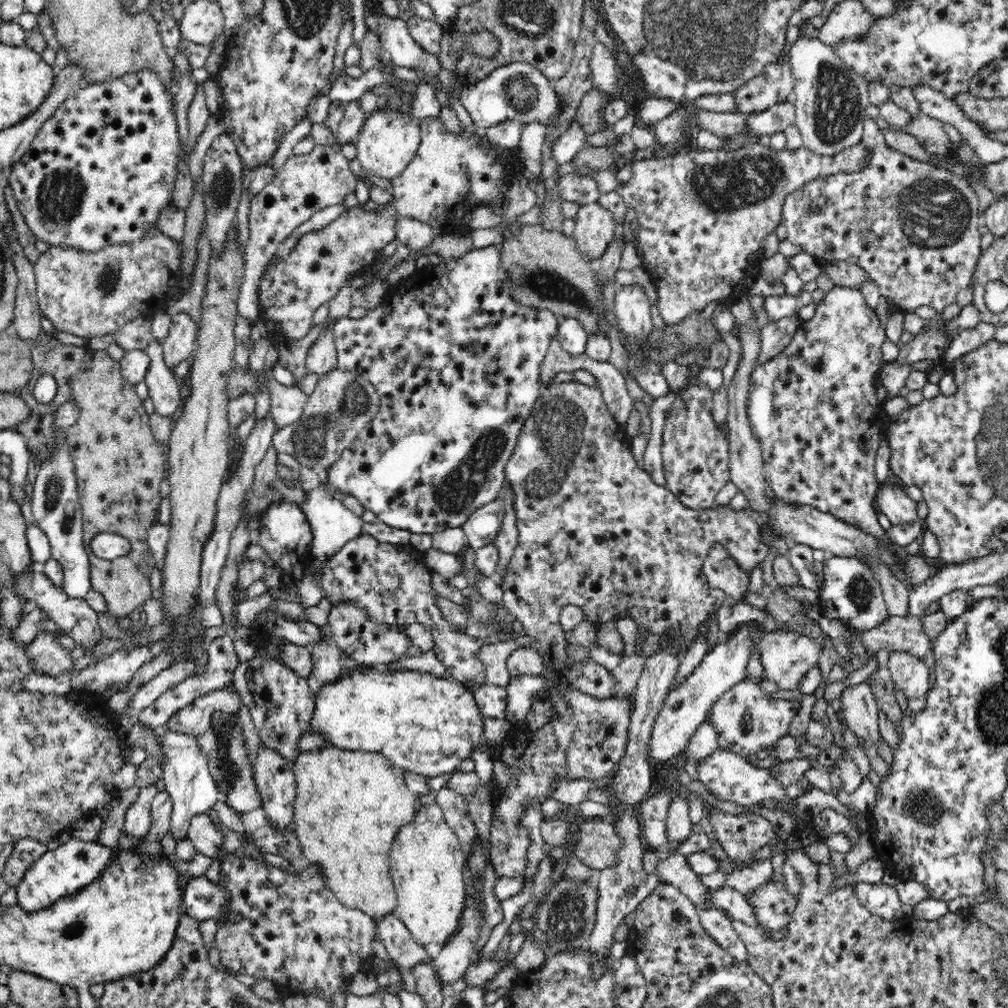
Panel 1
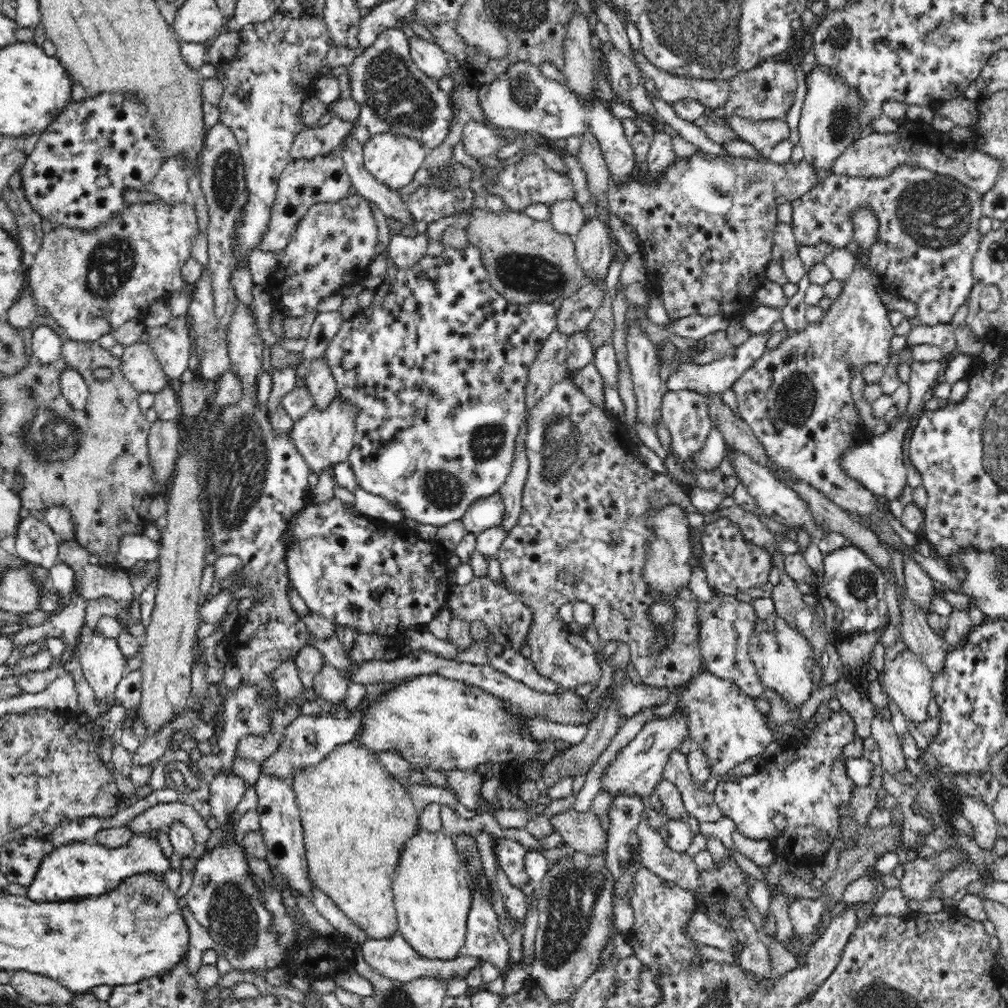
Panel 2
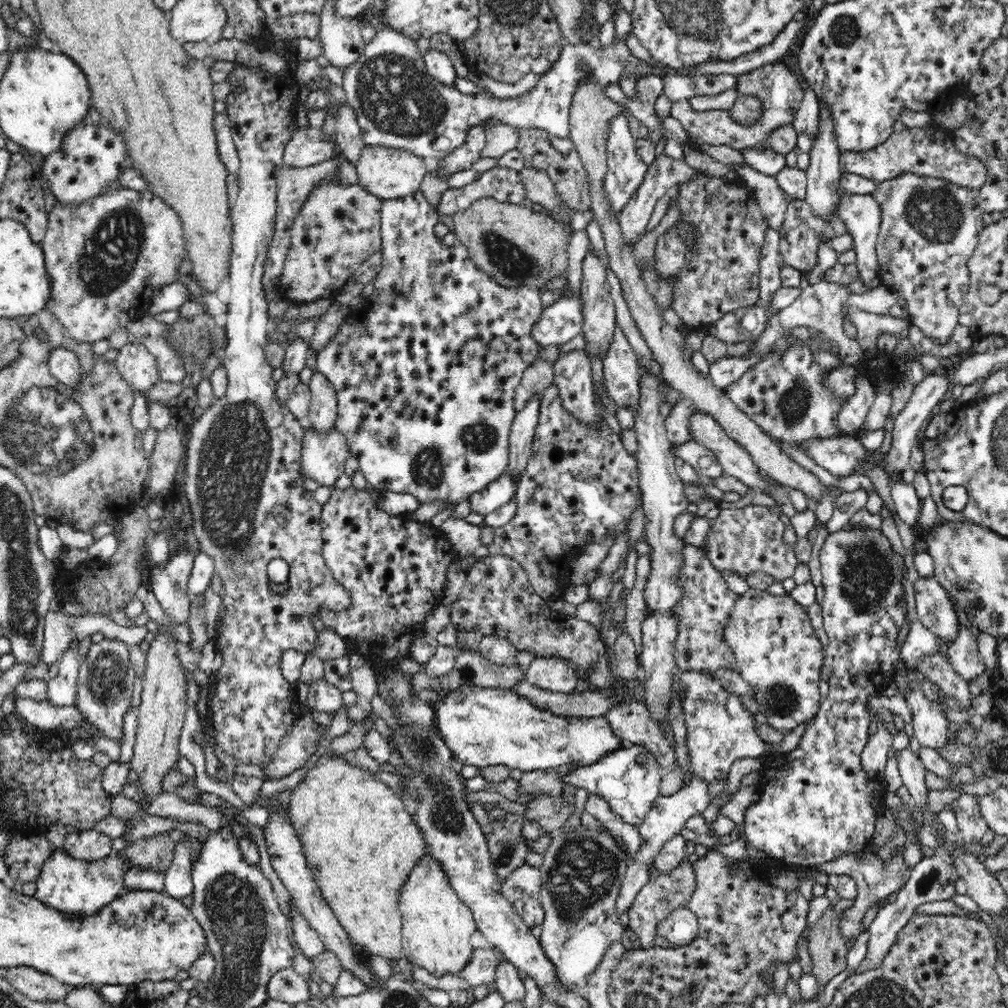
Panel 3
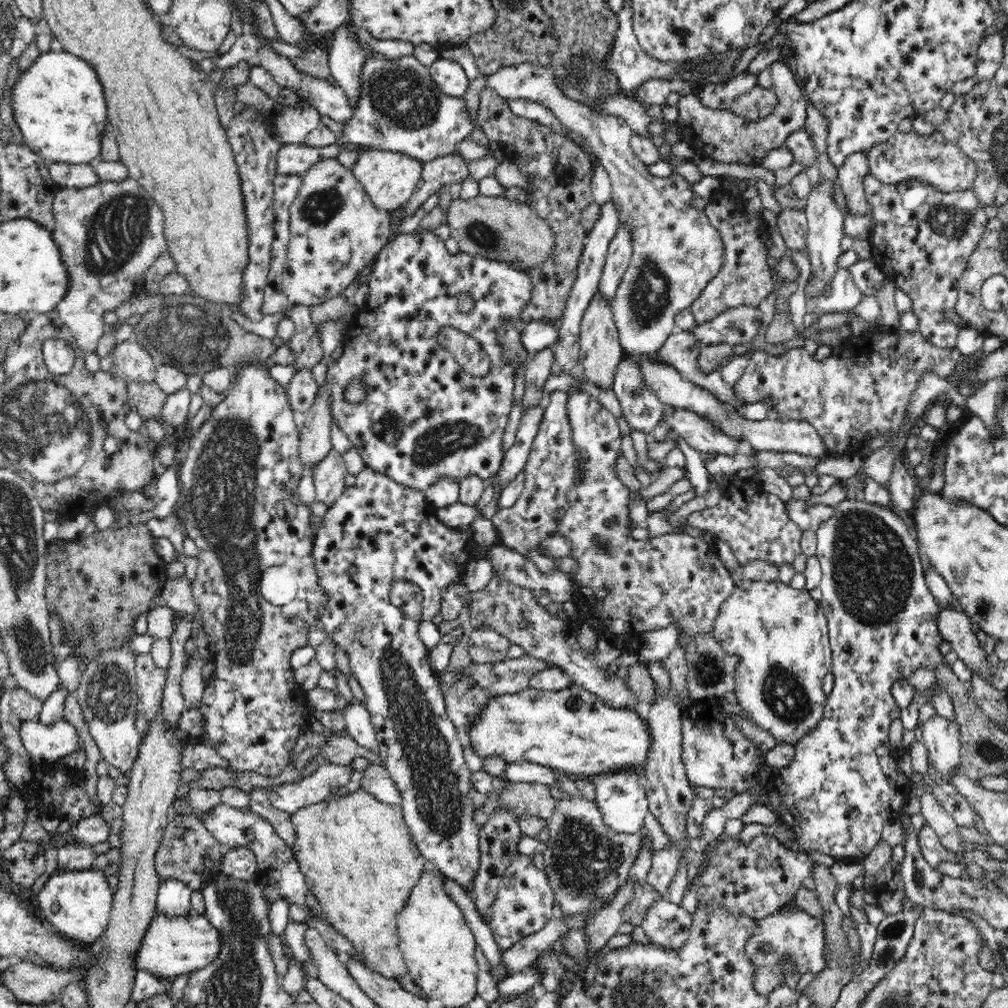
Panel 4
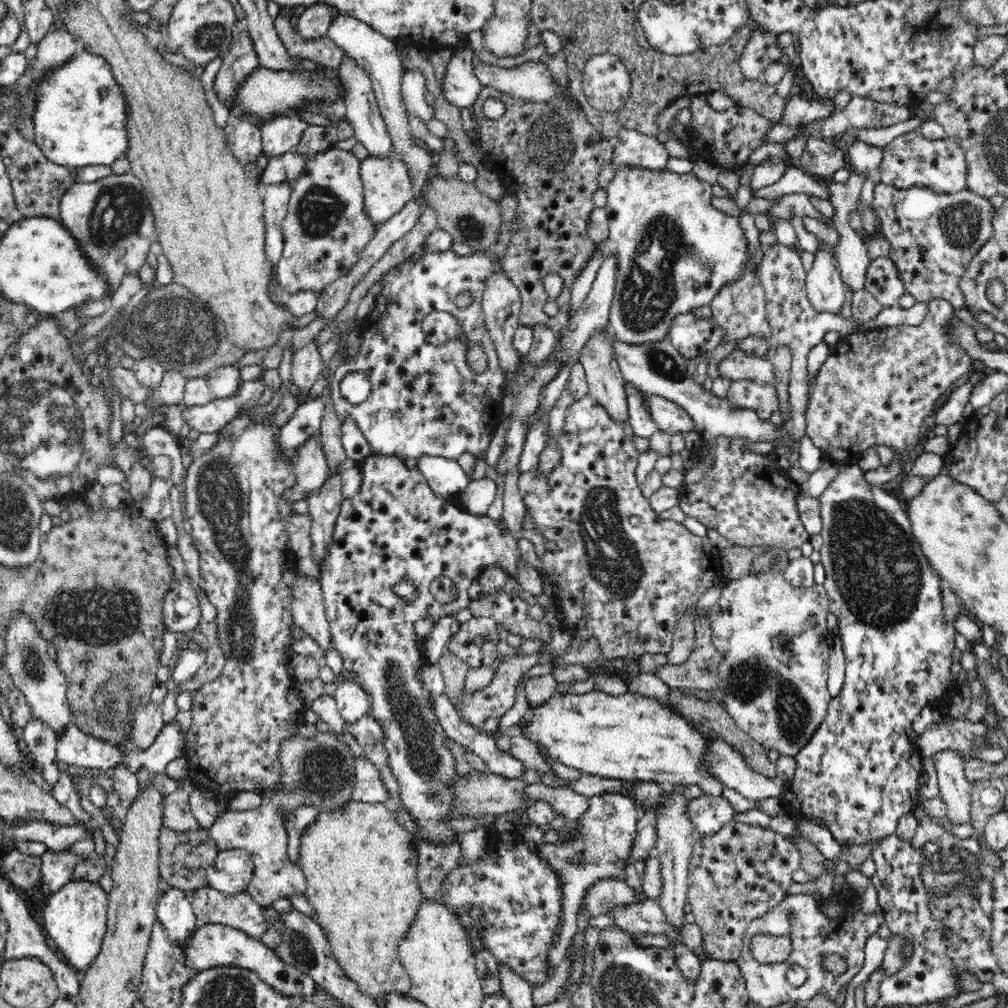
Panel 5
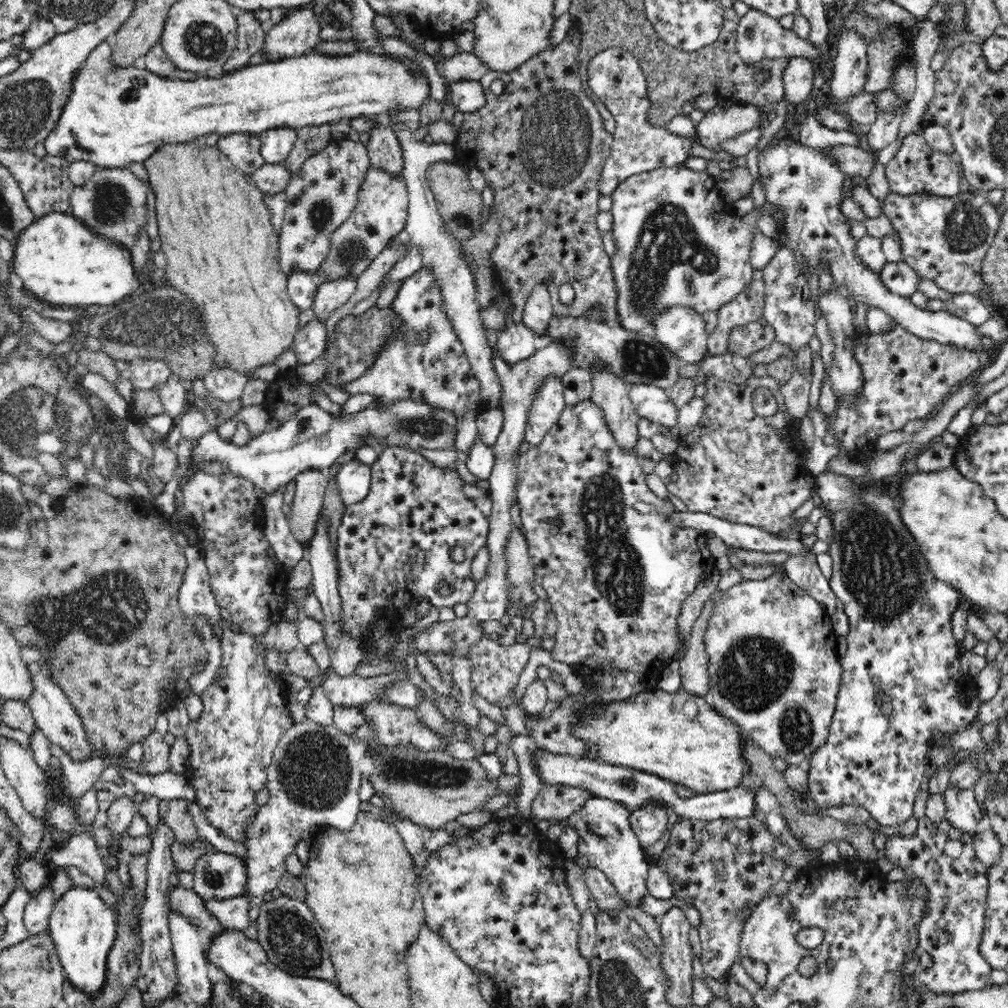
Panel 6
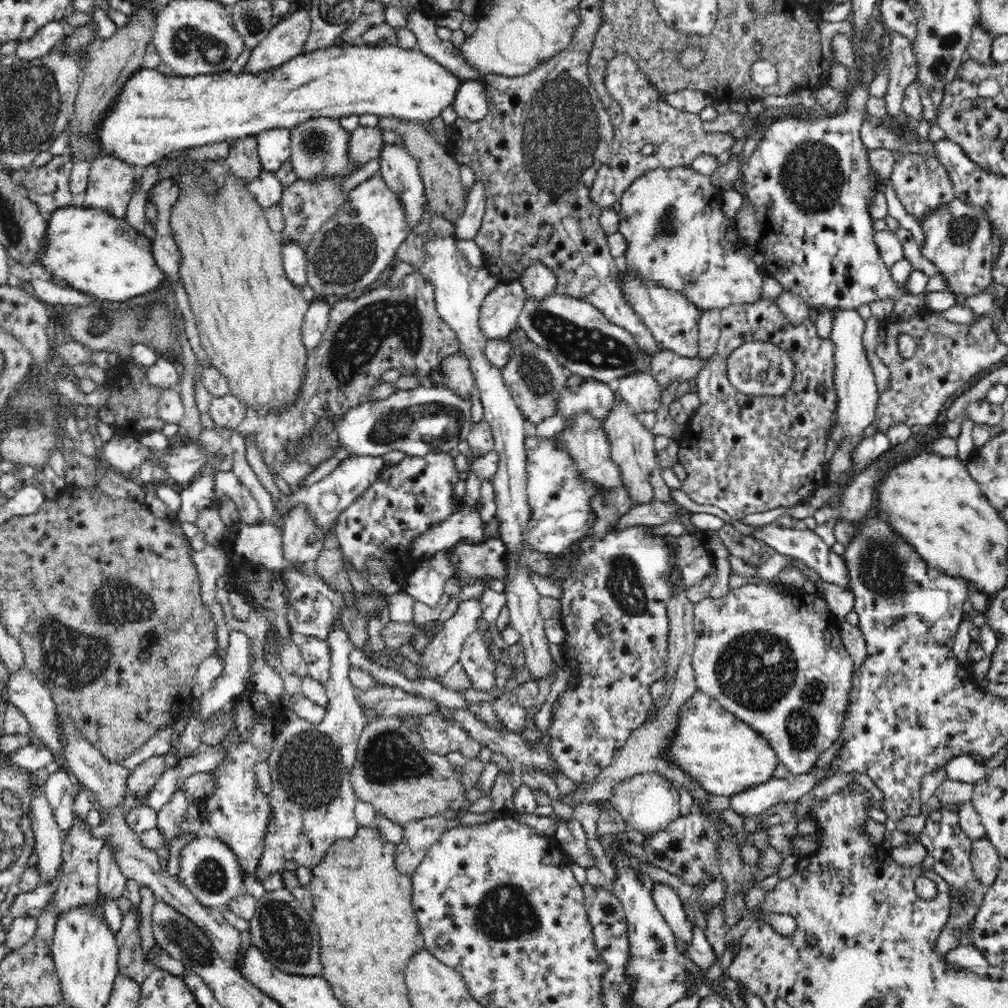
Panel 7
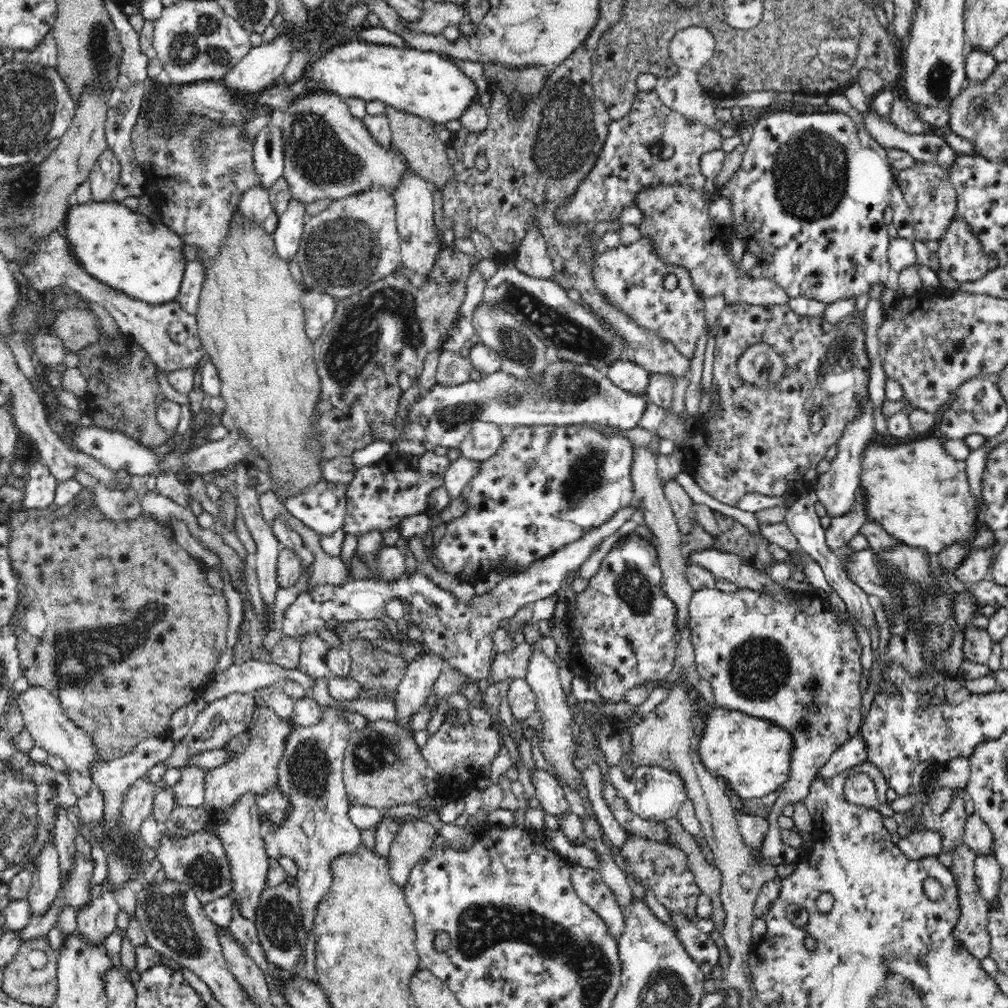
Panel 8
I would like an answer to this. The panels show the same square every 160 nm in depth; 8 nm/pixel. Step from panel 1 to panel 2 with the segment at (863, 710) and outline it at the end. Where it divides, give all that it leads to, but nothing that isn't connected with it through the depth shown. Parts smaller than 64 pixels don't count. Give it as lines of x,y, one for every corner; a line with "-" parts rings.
880,713
872,718
870,728
872,738
876,741
881,756
881,766
891,775
906,769
906,756
902,743
890,721
886,721

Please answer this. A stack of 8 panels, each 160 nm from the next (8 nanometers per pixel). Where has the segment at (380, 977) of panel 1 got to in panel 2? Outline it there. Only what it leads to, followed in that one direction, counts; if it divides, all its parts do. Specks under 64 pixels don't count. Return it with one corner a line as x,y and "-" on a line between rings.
396,931
387,939
370,939
360,944
363,959
378,973
384,975
384,978
395,979
396,982
412,982
422,977
436,977
436,979
450,980
456,977
465,978
466,972
472,970
475,966
481,967
481,959
471,956
460,956
452,960
434,960
428,959
416,952
406,939

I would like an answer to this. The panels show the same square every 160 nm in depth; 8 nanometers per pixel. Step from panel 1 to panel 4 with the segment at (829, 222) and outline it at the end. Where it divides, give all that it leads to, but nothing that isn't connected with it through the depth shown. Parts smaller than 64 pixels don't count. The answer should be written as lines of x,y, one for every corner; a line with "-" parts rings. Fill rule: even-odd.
868,174
864,188
875,221
876,265
912,299
919,333
940,347
954,347
960,328
943,314
955,310
959,280
986,230
985,205
972,189
946,194
920,181
883,184
-
782,208
777,216
777,230
791,253
807,250
808,227
805,211
796,208

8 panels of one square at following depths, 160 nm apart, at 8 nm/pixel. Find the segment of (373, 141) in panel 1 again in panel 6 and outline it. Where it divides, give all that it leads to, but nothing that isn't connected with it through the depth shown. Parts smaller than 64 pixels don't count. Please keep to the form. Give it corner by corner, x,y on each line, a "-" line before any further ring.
376,167
368,169
352,214
329,235
329,254
316,270
316,282
358,278
372,261
390,246
396,236
404,236
408,205
407,187
403,178
387,174

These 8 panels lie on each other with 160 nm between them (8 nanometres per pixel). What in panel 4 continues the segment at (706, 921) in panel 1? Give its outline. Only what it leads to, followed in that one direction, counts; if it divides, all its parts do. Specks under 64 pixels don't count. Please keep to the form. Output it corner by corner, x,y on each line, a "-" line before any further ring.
661,898
652,902
640,920
640,926
648,935
649,942
679,949
689,939
689,929
694,918
683,907

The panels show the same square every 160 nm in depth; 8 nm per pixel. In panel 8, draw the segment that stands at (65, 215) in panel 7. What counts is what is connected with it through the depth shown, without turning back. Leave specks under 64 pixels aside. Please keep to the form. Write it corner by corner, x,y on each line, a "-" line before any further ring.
114,200
72,205
68,211
66,238
88,274
142,302
168,303
177,298
186,268
178,231
163,221
152,224

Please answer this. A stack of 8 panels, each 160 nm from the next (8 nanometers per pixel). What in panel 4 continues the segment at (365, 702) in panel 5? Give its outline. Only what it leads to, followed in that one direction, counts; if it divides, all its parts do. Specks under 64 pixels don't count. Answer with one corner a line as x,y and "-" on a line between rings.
355,699
352,705
347,704
342,713
349,736
368,750
378,750
376,730
372,725
371,714
368,709

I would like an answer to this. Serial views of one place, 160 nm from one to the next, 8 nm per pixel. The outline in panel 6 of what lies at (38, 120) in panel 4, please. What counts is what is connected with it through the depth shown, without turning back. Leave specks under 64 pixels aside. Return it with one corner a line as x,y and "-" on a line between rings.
105,39
88,55
82,68
78,70
78,76
76,76
74,80
74,92
72,92
67,104
63,106
63,116
60,117
59,125
55,127
55,131
52,132
51,136
44,142
46,153
48,153
49,156
62,158
70,164
77,161
87,161
98,166
98,168
124,168
130,166
130,164
134,162
144,163
152,154
158,153
164,145
186,145
190,142
197,141
199,136
202,137
205,134
217,133
219,137
226,137
232,133
256,133
258,135
262,132
266,132
266,130
276,128
290,128
297,132
300,128
306,126
322,125
325,123
332,124
332,120
337,120
339,122
342,119
351,120
359,116
385,118
385,116
390,113
406,112
412,109
417,110
418,107
422,106
422,103
426,102
431,96
425,71
424,75
420,76
415,69
411,69
410,66
409,69
406,69
404,63
401,63
394,55
388,54
376,54
375,52
370,53
357,50
355,53
352,53
352,56
346,56
322,54
313,51
312,53
292,57
290,60
282,59
263,62
257,65
247,65
233,72
224,73
217,79
212,79
211,77
198,79
197,77
193,81
184,81
175,77
160,77
148,71
140,64
124,67
123,69
113,68
112,64
109,64
111,45
111,41

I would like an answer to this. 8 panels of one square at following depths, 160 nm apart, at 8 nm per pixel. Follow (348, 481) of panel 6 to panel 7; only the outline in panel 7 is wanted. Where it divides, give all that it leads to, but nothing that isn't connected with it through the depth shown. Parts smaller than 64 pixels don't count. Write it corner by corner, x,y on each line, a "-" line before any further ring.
245,438
246,459
253,468
253,471
258,475
259,481
271,492
275,503
280,503
282,509
287,513
292,507
296,505
306,505
316,521
316,525
327,533
337,522
339,514
346,510
348,506
360,498
360,494
364,494
364,490
368,488
368,482
372,482
372,478
380,476
380,470
384,466
380,456
356,456
350,455
348,458
342,459
335,470
321,479
320,481
310,485
309,487
295,488
293,493
285,496
280,493
276,483
274,483
273,473
268,468
266,462
262,458
262,453
258,451
256,441
253,438

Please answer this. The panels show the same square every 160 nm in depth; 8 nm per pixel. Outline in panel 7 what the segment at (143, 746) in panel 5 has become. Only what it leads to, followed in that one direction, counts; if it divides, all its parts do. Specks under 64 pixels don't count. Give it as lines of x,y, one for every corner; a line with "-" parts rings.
164,755
152,756
138,764
128,775
128,790
140,799
140,806
142,806
141,802
145,801
145,796
149,793
149,790
154,788
156,781
165,771
164,757

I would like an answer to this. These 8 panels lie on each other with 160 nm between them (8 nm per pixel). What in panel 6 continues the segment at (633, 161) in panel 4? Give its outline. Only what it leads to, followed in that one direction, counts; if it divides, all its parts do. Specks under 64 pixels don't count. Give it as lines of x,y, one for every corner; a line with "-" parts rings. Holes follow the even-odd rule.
459,50
453,57
446,59
436,68
442,80
451,84
457,80
481,80
489,68
473,52
462,52
-
680,165
656,168
634,175
622,182
610,197
616,252
611,256
615,285
618,289
620,326
630,332
640,332
651,326
653,316
668,306
687,306
702,314
716,312
722,305
750,286
753,267
749,255
754,234
760,232
760,216
772,217
768,202
744,216
732,212
731,203
723,200
717,183
704,171

